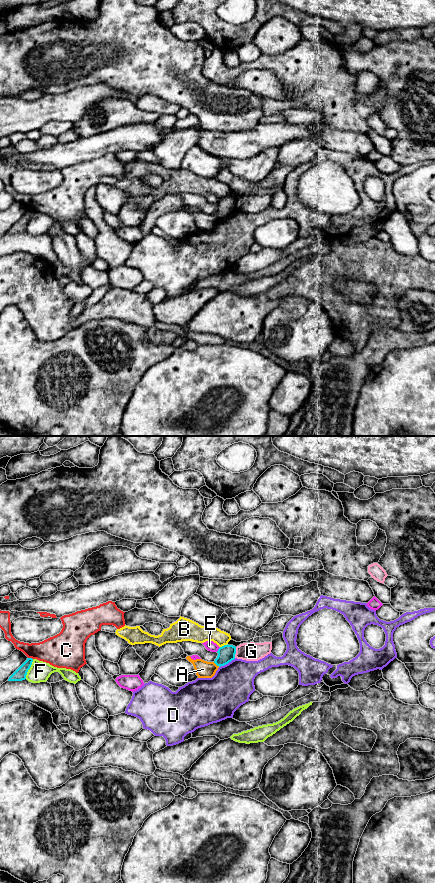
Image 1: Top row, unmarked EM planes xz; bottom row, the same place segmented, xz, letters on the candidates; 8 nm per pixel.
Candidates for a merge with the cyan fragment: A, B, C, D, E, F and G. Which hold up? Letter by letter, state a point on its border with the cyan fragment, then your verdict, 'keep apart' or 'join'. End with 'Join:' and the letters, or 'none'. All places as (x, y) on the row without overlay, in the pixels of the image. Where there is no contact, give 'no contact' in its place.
A: xz (216, 216) | keep apart
B: xz (224, 197) | keep apart
C: xz (30, 210) | keep apart
D: xz (227, 215) | keep apart
E: xz (218, 201) | keep apart
F: xz (29, 220) | keep apart
G: xz (235, 204) | keep apart
Join: none

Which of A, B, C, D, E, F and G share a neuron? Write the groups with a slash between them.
A / B / C / D / E / F / G

